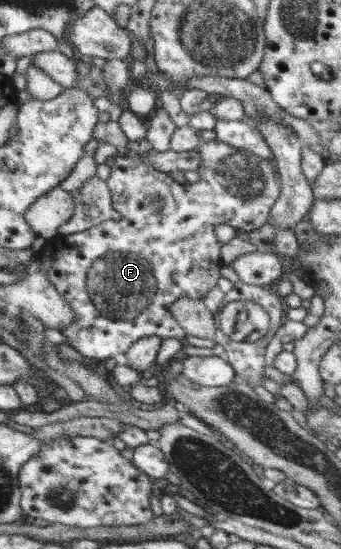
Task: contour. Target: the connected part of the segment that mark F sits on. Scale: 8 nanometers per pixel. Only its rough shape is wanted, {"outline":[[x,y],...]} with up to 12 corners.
{"outline":[[201,143],[185,185],[119,153],[119,218],[58,233],[38,267],[98,363],[203,300],[215,226],[249,232],[282,188],[270,160]]}

